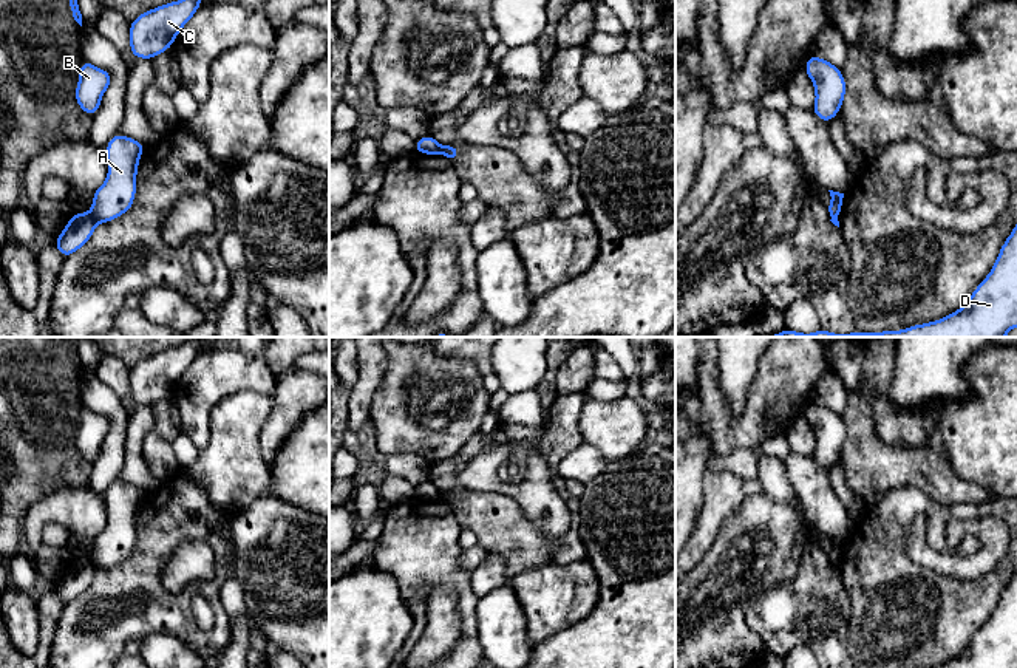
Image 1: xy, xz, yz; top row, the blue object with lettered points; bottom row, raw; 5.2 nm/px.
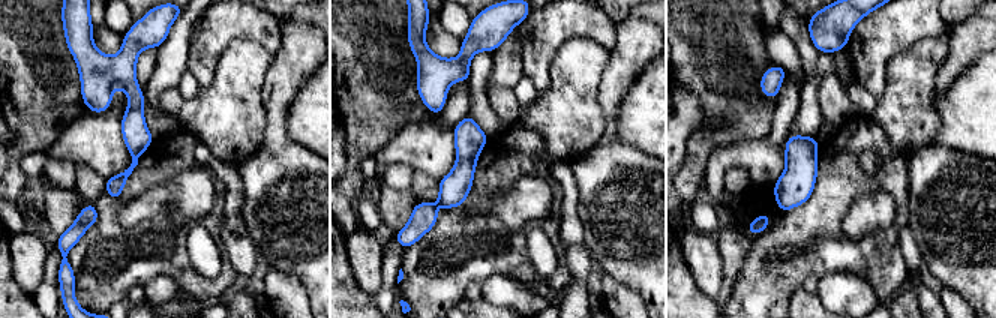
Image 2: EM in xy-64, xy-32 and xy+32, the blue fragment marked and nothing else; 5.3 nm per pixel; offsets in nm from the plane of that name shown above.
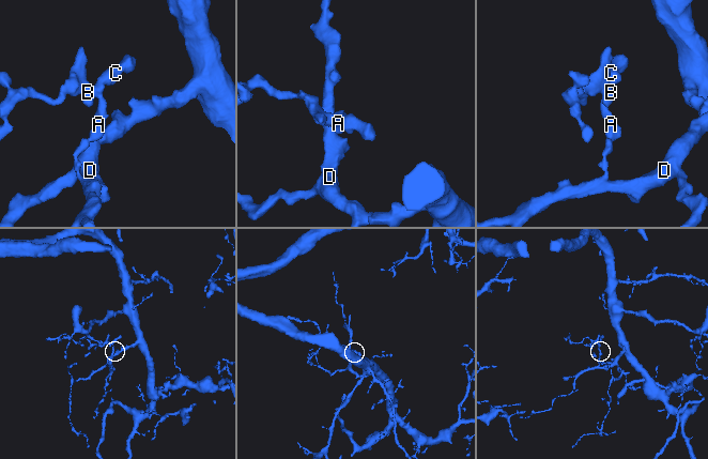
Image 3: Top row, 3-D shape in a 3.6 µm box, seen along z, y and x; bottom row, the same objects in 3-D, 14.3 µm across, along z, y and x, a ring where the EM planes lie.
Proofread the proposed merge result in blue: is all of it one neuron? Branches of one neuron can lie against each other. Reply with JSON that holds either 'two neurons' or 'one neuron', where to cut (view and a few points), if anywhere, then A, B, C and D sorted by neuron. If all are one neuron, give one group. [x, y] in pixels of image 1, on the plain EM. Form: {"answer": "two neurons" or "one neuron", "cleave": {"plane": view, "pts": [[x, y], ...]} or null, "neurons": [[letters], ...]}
{"answer": "two neurons", "cleave": {"plane": "xy", "pts": [[90, 558], [96, 568]]}, "neurons": [["A", "B", "C"], ["D"]]}

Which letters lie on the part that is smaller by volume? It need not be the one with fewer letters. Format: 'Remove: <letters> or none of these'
Remove: A, B, C

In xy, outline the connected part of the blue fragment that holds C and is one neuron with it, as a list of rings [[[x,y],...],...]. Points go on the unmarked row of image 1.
[[[195,337],[182,346],[161,351],[130,368],[130,397],[138,405],[153,405],[167,397],[182,373],[201,354],[206,337]]]

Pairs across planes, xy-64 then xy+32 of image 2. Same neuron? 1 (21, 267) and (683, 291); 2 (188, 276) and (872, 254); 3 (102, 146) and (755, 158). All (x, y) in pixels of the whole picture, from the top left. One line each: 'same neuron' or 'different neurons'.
1: different neurons
2: same neuron
3: same neuron

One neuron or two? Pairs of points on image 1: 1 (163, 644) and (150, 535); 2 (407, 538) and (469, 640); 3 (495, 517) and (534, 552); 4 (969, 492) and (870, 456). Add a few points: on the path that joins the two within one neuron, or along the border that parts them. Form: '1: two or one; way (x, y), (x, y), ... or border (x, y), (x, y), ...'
1: two; border (139, 640), (155, 633), (170, 633), (193, 650)
2: one; way (433, 558), (464, 589), (467, 614)
3: one; way (504, 526), (524, 546)
4: one; way (945, 487), (925, 467), (895, 467)

